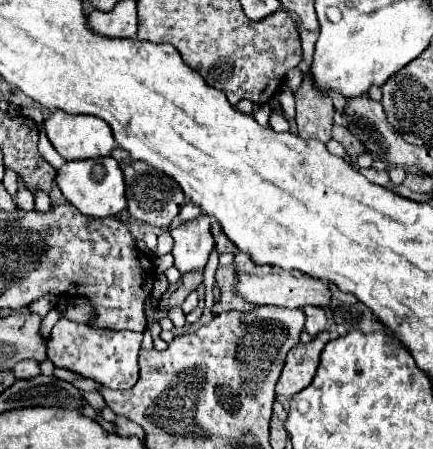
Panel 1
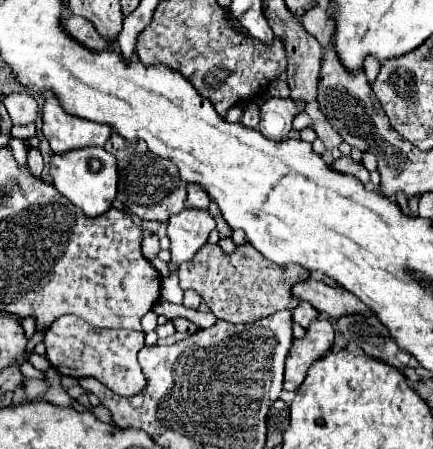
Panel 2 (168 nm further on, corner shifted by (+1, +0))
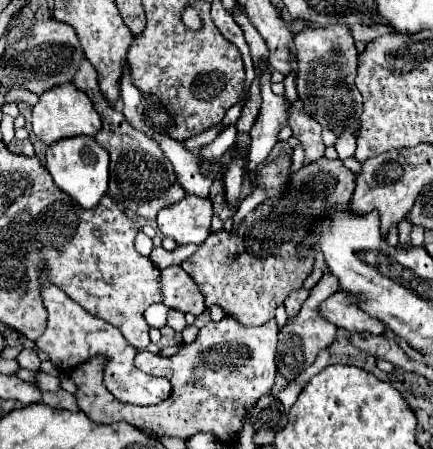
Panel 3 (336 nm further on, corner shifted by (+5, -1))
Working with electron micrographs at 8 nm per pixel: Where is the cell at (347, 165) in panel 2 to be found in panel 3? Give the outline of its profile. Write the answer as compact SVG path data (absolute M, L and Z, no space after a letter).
M320 158L318 162L302 166L290 180L288 194L284 196L286 200L266 200L256 206L254 212L238 224L238 230L212 232L198 252L182 262L182 270L198 284L206 298L206 306L222 306L224 312L242 326L260 326L268 322L288 294L302 288L312 272L312 254L300 258L296 252L296 246L306 240L308 226L326 210L348 206L354 182L356 174L350 172L342 160Z

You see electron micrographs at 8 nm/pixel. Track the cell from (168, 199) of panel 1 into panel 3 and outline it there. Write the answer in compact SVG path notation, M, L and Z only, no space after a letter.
M88 60L80 64L80 68L74 76L74 84L82 92L86 92L86 96L92 100L96 112L102 118L102 130L96 134L96 142L100 142L100 146L104 146L110 154L110 188L108 188L108 194L116 202L120 202L124 208L136 212L138 216L142 216L146 220L154 220L162 208L168 208L168 206L180 202L180 198L184 198L186 192L178 184L170 160L164 156L164 152L160 150L160 146L154 138L140 134L140 130L132 130L132 126L124 118L124 114L118 112L104 98L104 94L98 88L98 74Z

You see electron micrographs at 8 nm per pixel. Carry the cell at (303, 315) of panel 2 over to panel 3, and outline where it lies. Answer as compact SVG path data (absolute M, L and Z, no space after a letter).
M300 288L300 290L294 290L288 298L286 298L286 302L284 302L284 306L286 306L286 312L288 312L288 318L296 318L296 314L300 312L300 306L304 304L304 300L308 298L308 290L304 290L304 288Z

